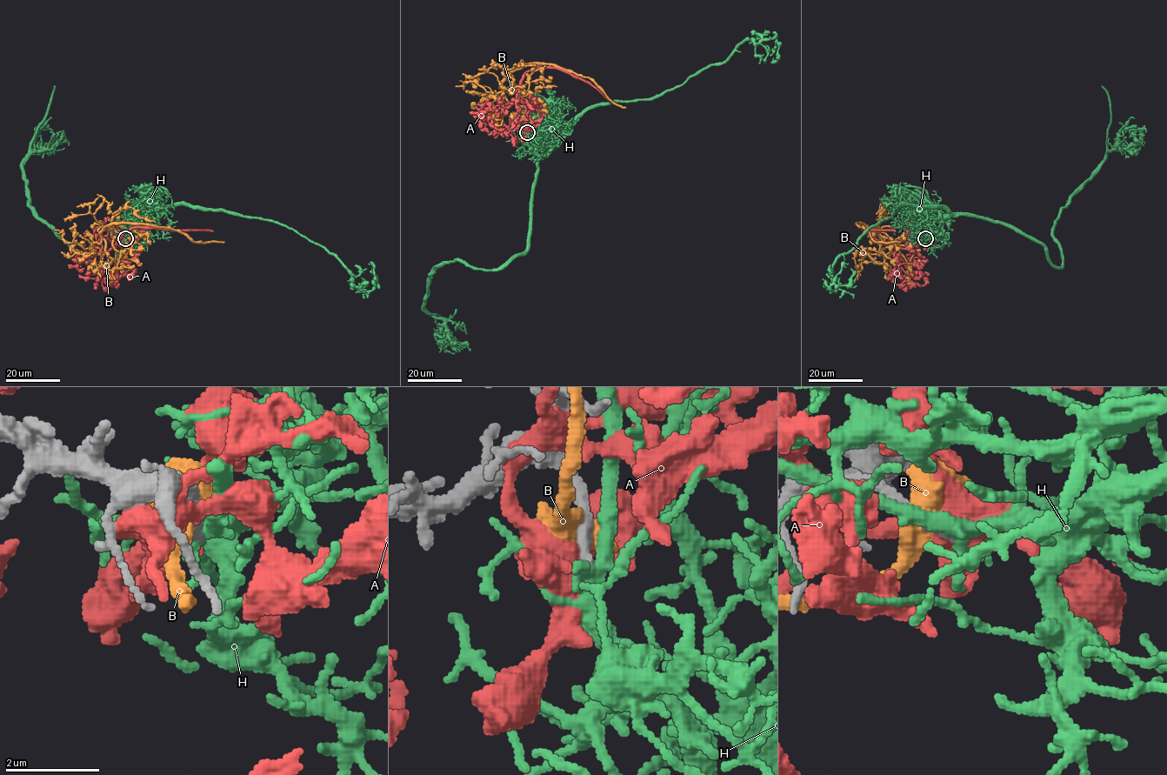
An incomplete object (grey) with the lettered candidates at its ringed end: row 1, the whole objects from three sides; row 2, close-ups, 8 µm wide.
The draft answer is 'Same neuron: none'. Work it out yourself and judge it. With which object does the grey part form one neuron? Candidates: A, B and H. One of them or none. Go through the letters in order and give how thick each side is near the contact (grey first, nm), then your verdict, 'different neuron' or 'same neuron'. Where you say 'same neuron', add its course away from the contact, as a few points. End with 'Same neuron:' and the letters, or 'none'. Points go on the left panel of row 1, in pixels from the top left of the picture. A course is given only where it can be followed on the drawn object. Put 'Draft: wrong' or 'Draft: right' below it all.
A: 300 nm thick on the grey side, 460 nm on the other; different neuron
B: 340 nm thick on the grey side, 550 nm on the other; different neuron
H: 320 nm thick on the grey side, 300 nm on the other; same neuron; it runs (126, 237), (141, 223), (136, 215), (122, 250), (105, 266), (90, 265), (30, 205), (23, 164), (55, 85)
Same neuron: H
Draft: wrong

